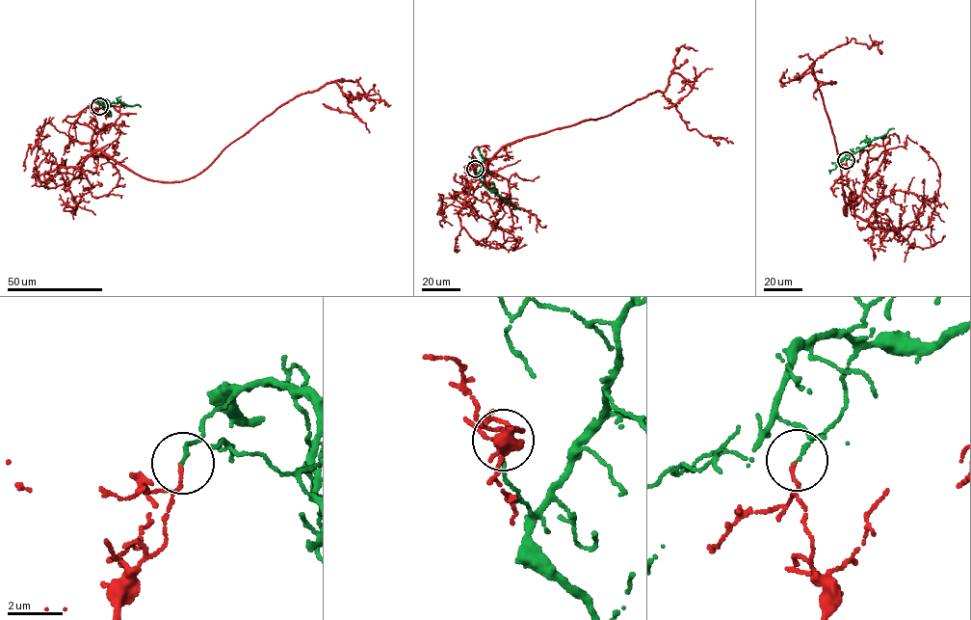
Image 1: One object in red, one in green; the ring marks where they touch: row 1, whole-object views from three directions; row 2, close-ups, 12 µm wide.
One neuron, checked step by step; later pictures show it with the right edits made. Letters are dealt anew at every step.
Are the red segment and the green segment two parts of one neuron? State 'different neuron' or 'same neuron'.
different neuron

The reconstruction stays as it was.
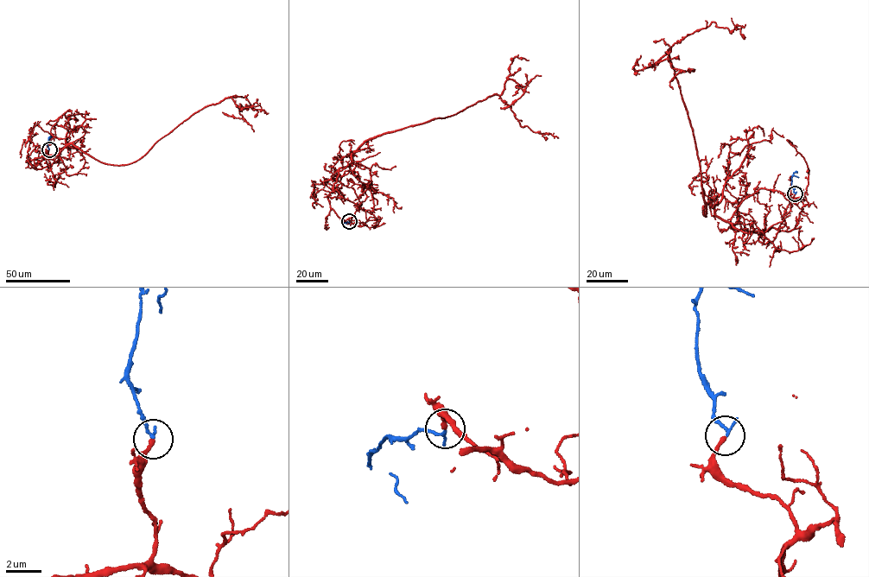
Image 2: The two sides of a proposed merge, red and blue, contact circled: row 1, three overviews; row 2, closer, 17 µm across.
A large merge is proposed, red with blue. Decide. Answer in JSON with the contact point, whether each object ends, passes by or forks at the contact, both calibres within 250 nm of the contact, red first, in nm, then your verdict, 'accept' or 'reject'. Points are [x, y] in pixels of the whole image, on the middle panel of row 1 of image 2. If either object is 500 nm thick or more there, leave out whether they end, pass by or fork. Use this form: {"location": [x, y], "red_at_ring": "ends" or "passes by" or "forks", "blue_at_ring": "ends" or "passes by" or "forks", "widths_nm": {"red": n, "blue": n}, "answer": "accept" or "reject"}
{"location": [349, 221], "red_at_ring": "ends", "blue_at_ring": "ends", "widths_nm": {"red": 240, "blue": 180}, "answer": "accept"}

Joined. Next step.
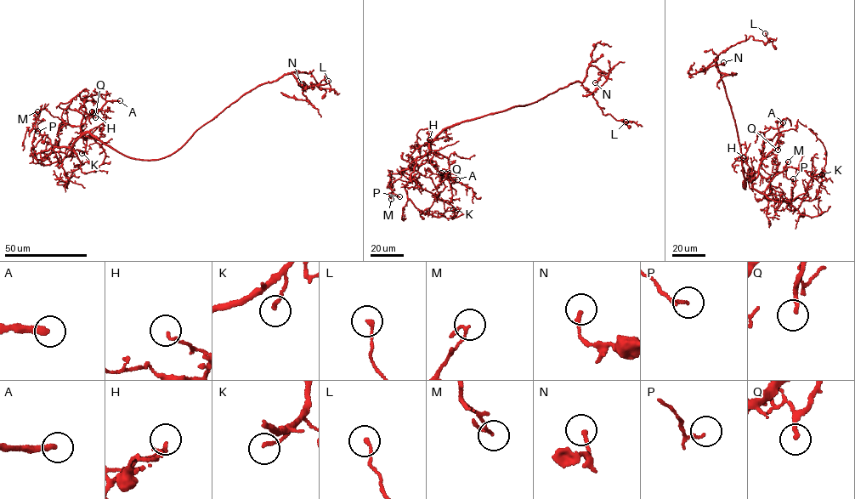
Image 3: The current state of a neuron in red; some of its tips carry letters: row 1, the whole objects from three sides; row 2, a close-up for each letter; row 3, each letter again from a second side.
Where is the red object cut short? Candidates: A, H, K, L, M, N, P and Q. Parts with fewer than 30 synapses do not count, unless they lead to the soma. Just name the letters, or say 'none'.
A, Q

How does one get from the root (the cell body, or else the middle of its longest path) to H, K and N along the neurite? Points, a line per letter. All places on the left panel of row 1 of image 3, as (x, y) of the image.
H: (138, 159), (123, 155), (87, 133), (82, 132), (80, 126), (92, 111)
K: (138, 159), (118, 152), (87, 133), (70, 147), (43, 151), (41, 164), (60, 161), (76, 150), (82, 153)
N: (138, 159), (157, 160), (174, 153), (202, 126), (260, 85), (291, 73), (297, 82), (308, 87), (301, 84)

